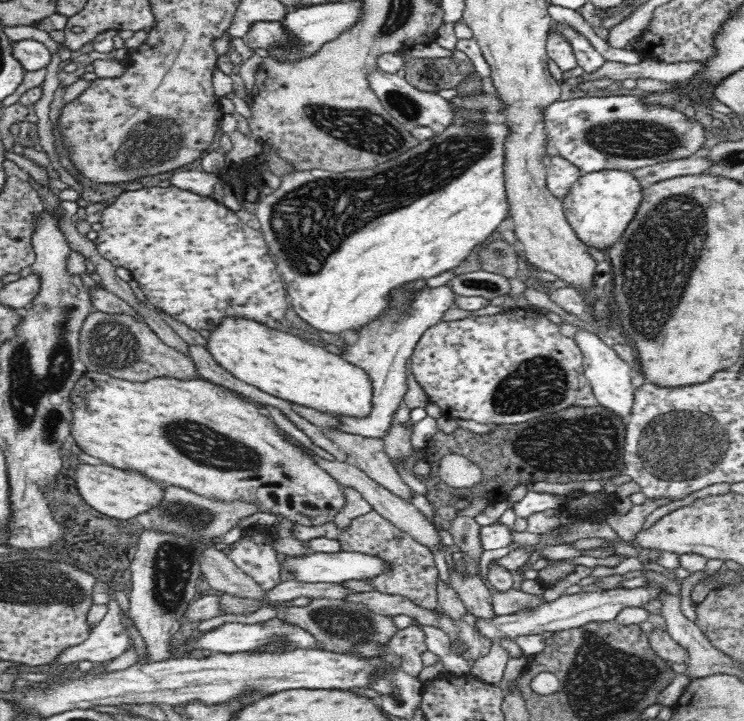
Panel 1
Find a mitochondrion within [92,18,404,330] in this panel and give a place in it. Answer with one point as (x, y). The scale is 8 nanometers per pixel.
(158, 142)

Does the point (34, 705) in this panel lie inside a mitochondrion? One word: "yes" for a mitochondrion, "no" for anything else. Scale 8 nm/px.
no

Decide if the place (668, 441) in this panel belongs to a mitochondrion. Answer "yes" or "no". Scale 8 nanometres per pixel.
yes

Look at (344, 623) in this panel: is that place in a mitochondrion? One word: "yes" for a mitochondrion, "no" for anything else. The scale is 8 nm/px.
yes

